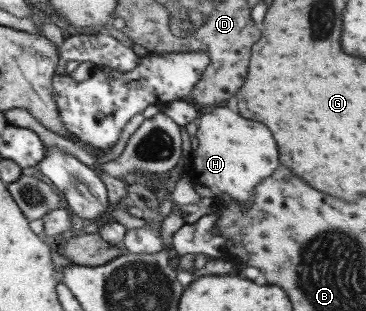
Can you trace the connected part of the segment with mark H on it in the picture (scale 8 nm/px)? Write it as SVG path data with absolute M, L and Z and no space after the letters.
M227 106L210 110L199 119L197 126L199 145L191 152L189 168L192 181L218 195L228 193L232 200L248 206L252 202L255 186L279 167L277 143L271 131L263 123L243 119Z

